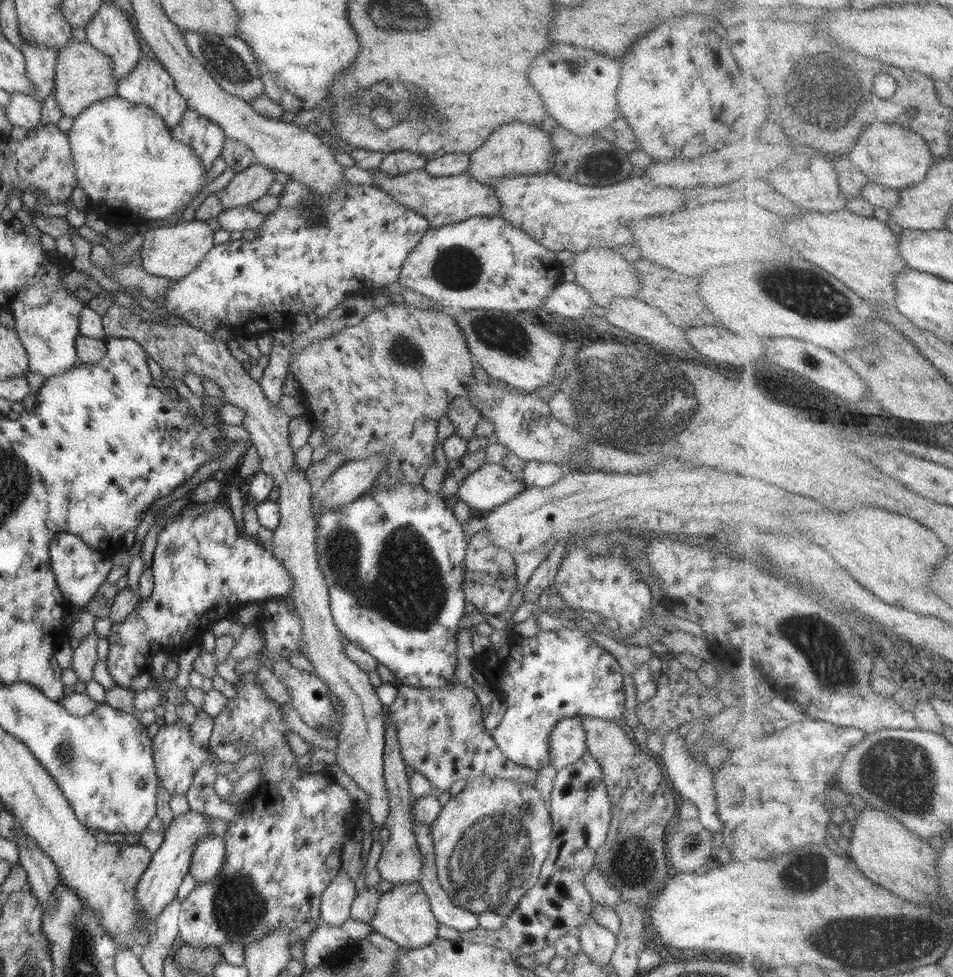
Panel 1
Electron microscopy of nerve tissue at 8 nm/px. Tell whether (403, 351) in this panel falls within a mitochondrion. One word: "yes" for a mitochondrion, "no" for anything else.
yes

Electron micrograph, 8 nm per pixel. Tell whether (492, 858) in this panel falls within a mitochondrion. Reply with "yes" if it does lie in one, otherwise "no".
yes

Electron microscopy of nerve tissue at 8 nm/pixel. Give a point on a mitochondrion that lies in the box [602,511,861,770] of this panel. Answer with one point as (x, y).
(825, 667)

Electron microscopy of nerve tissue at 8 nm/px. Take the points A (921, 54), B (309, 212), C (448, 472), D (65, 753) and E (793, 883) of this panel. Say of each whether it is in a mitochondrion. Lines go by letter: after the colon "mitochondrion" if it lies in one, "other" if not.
A: other
B: mitochondrion
C: other
D: mitochondrion
E: mitochondrion

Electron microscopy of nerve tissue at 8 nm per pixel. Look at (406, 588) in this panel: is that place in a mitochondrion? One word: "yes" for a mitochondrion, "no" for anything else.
yes

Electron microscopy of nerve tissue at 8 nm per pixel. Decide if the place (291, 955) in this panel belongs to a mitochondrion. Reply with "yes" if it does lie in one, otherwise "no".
no

